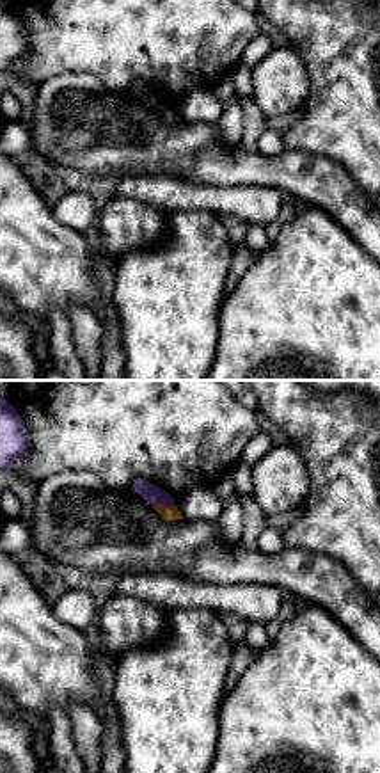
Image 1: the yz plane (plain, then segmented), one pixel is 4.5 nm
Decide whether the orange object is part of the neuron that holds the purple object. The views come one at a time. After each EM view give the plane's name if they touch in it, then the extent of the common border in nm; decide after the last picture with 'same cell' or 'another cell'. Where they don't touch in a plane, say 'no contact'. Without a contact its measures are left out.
contact in yz; length 100 nm

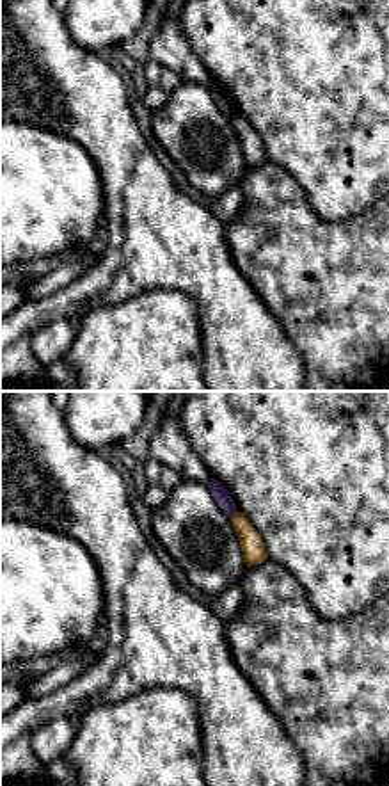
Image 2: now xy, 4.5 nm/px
contact in xy; length 50 nm

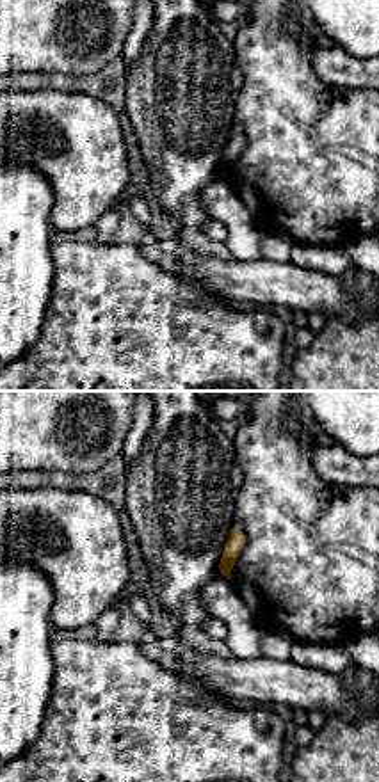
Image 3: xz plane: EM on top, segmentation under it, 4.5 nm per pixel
contact in xz; length 30 nm

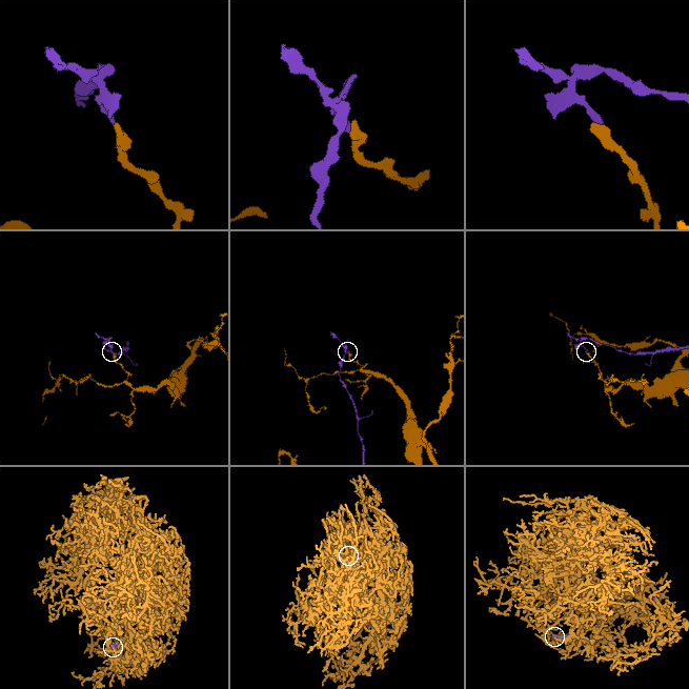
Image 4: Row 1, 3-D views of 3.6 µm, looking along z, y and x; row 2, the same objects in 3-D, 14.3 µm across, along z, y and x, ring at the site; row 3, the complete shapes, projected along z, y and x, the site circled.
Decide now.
another cell

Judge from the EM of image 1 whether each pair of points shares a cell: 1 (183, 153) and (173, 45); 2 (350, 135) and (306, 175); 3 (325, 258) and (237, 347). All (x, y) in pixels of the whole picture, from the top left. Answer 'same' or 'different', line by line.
1: different
2: different
3: same

